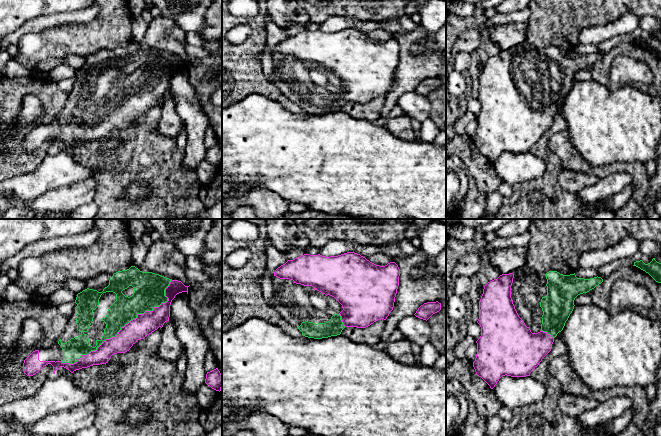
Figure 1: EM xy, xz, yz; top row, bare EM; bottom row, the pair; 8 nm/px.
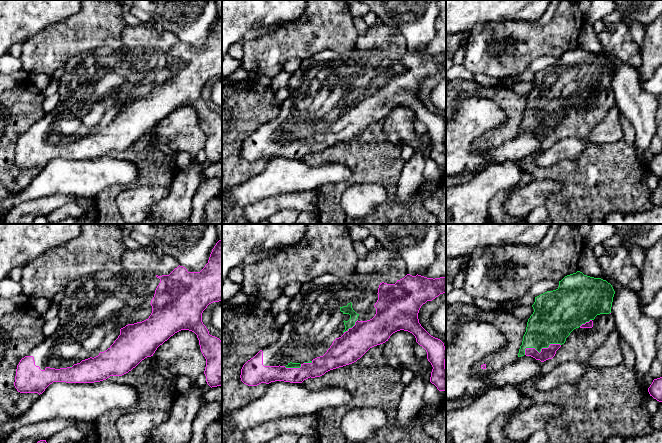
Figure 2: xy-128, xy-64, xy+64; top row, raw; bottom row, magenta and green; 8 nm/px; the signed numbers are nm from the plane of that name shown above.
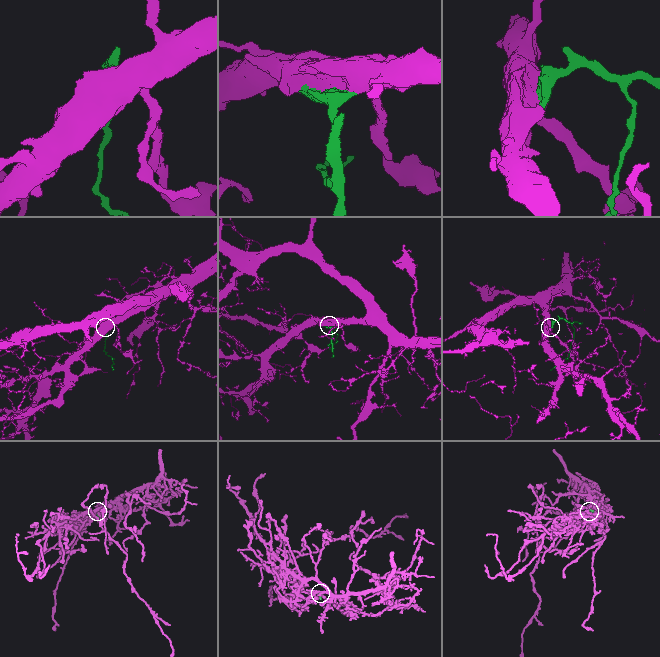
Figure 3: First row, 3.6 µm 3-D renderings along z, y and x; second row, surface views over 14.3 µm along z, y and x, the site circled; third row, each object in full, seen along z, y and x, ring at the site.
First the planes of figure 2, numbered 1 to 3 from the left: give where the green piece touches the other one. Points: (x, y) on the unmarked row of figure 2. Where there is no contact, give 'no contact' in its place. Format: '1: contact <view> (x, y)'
1: contact xy-128 (72, 142)
2: contact xy-64 (293, 144)
3: contact xy+64 (541, 127)

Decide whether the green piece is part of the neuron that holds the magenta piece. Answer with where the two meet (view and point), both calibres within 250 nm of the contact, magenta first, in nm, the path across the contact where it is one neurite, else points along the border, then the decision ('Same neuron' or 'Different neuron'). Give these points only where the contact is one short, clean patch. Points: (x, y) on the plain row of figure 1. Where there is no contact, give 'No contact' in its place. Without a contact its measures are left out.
Touches magenta at xy (125, 101). Thickness 170 nm (magenta) against 200 nm. Same neuron

